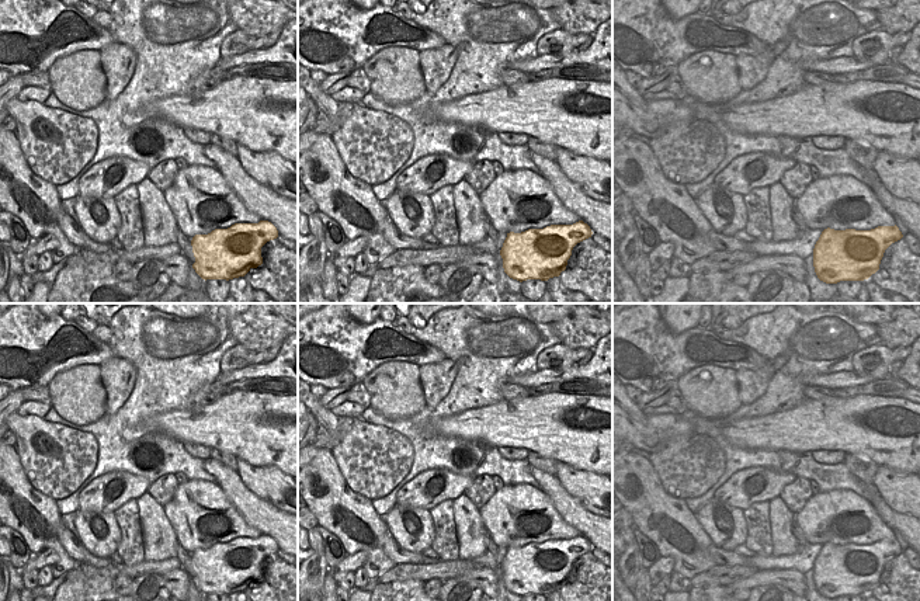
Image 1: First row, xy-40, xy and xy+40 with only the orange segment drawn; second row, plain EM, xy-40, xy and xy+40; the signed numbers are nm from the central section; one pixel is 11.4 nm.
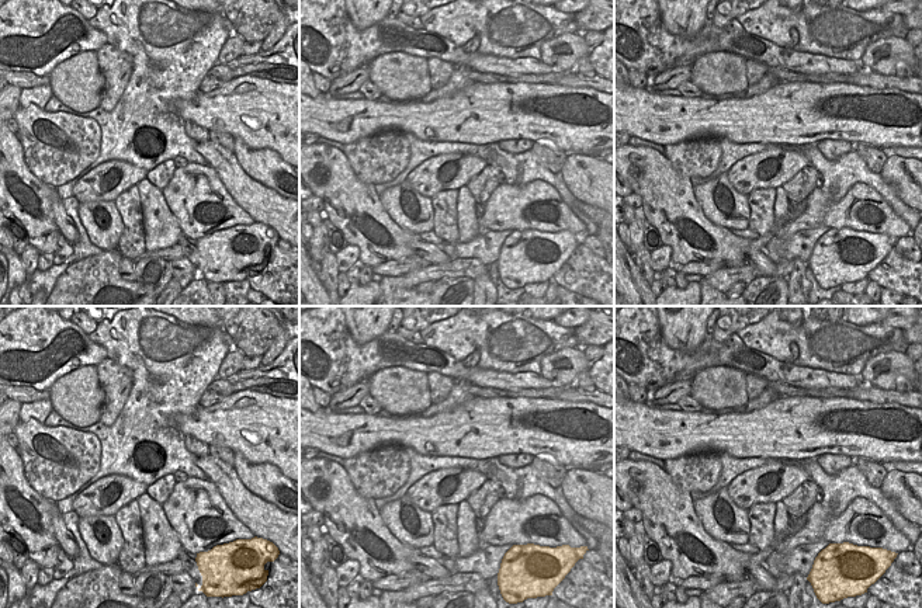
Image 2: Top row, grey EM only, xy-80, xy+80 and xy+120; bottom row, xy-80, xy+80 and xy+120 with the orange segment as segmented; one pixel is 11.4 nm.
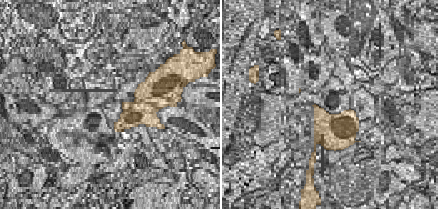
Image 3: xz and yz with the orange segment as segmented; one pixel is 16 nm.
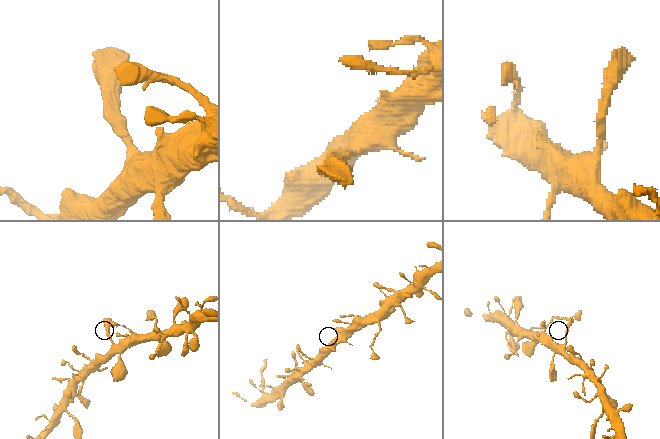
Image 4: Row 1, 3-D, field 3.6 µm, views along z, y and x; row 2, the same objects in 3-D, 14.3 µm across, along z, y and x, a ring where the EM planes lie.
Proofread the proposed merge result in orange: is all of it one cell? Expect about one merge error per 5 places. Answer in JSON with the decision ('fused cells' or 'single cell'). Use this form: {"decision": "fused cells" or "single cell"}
{"decision": "single cell"}

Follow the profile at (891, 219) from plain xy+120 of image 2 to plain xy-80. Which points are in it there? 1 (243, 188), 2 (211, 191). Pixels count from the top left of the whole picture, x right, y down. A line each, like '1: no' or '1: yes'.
1: no
2: yes

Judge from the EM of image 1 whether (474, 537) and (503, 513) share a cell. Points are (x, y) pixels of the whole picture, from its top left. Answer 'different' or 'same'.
different

